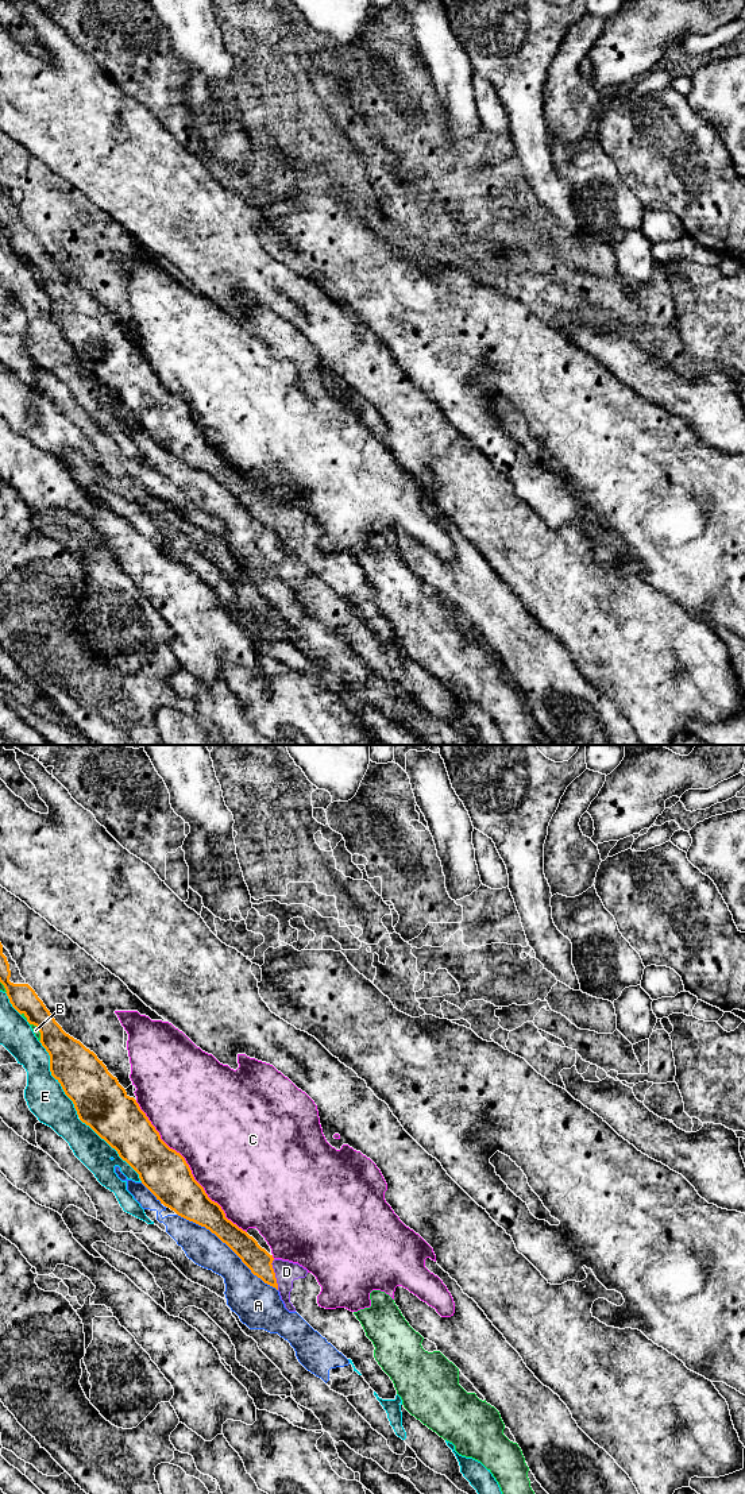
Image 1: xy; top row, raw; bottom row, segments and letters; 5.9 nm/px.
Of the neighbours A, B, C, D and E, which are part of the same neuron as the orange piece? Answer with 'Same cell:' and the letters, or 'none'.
Same cell: D

